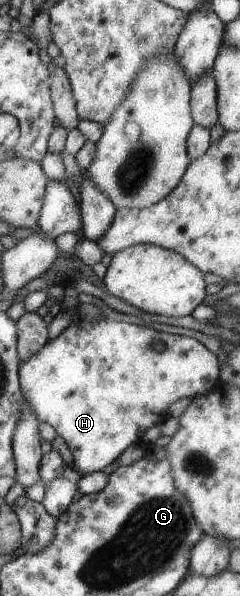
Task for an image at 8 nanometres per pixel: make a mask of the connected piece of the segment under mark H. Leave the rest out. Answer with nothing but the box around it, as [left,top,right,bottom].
[17,319,219,475]

